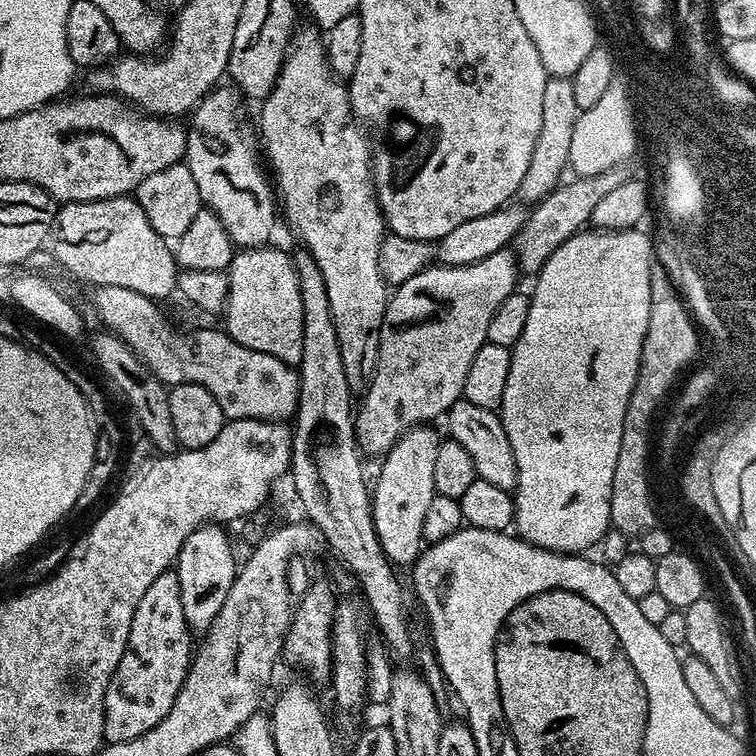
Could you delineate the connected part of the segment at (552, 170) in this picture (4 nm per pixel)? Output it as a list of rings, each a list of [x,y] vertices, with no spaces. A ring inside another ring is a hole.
[[[553,76],[546,82],[546,90],[542,93],[542,130],[538,130],[538,142],[534,142],[534,154],[530,154],[530,166],[526,166],[526,174],[522,177],[518,193],[525,205],[532,206],[545,200],[561,183],[560,175],[568,168],[574,122],[578,122],[581,111],[574,98],[574,86],[569,77]]]

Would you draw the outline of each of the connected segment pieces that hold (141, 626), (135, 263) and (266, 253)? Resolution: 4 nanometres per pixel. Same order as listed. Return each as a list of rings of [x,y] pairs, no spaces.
[[[175,571],[158,574],[134,610],[128,648],[104,695],[104,738],[107,743],[130,742],[130,738],[146,734],[146,730],[158,726],[158,722],[170,714],[170,706],[174,706],[174,698],[178,698],[192,666],[194,643],[191,635],[186,614],[182,614],[182,594]]]
[[[131,195],[60,204],[56,209],[51,244],[57,262],[70,275],[96,284],[97,289],[126,286],[126,290],[138,290],[138,294],[157,302],[164,302],[171,292],[177,291],[178,265],[173,249],[169,241],[150,226],[146,210],[142,210]]]
[[[265,246],[263,248],[246,248],[237,251],[232,257],[232,263],[228,265],[226,271],[228,274],[228,303],[222,313],[222,319],[225,320],[226,331],[232,337],[234,342],[238,342],[242,346],[246,346],[250,350],[262,350],[262,354],[274,354],[274,358],[278,358],[282,362],[296,366],[299,365],[302,358],[302,294],[298,286],[298,274],[296,266],[291,255],[287,256],[280,248],[272,248],[273,246]]]

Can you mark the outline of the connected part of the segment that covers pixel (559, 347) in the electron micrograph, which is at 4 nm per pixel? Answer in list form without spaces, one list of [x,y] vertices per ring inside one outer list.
[[[626,228],[623,230],[581,230],[575,232],[569,240],[562,242],[562,246],[558,246],[558,250],[554,250],[554,254],[550,254],[550,258],[546,258],[546,262],[542,266],[540,272],[535,273],[534,280],[536,285],[530,291],[530,314],[526,314],[526,327],[522,330],[522,338],[518,338],[518,342],[513,344],[510,351],[512,353],[512,361],[510,362],[510,374],[506,378],[506,390],[502,390],[502,402],[498,409],[498,415],[502,426],[506,430],[506,438],[510,438],[510,450],[514,450],[514,462],[518,462],[518,482],[514,489],[514,499],[516,502],[516,518],[514,521],[515,535],[525,540],[527,544],[533,544],[539,548],[545,548],[551,552],[567,552],[569,554],[584,554],[592,548],[607,532],[610,532],[612,515],[610,514],[610,494],[614,486],[614,466],[618,466],[618,450],[622,446],[622,422],[626,418],[626,406],[630,403],[630,396],[634,393],[635,380],[638,378],[638,370],[642,362],[642,342],[646,338],[646,330],[650,326],[650,266],[654,263],[653,241],[650,239],[649,233],[640,232],[636,228]]]

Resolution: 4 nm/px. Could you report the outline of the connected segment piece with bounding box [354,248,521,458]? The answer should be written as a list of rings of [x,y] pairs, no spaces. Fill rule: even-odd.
[[[503,248],[490,254],[490,258],[482,258],[482,262],[466,266],[437,263],[414,274],[414,278],[402,282],[389,295],[380,327],[376,369],[372,381],[363,393],[364,405],[361,408],[359,405],[354,412],[356,442],[361,453],[368,455],[369,452],[376,458],[383,458],[396,444],[398,437],[412,428],[436,422],[432,420],[439,416],[441,419],[450,410],[450,406],[454,406],[454,402],[462,399],[470,362],[474,362],[474,354],[482,350],[488,339],[490,318],[494,318],[494,310],[498,310],[502,302],[506,302],[511,292],[517,291],[516,276],[520,275],[515,251]]]

